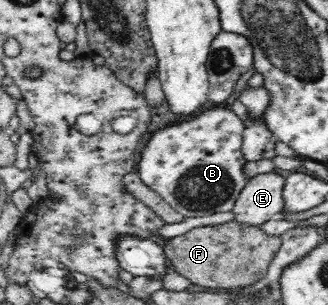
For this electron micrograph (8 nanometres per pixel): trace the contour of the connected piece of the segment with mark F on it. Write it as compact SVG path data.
M238 221L196 227L183 235L168 238L163 250L172 267L196 288L243 288L258 284L279 250L281 237L268 235L258 226Z

